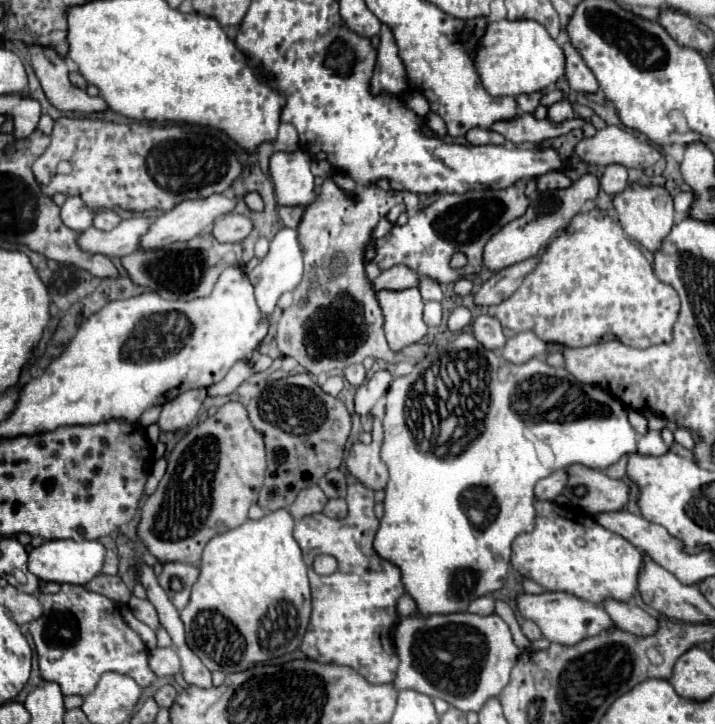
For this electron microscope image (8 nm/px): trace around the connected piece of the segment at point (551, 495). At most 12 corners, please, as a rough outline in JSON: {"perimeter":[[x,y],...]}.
{"perimeter":[[556,470],[536,484],[540,500],[554,500],[568,482],[568,472]]}

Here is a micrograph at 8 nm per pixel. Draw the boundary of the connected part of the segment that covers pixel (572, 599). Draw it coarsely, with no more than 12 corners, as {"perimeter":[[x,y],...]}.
{"perimeter":[[566,592],[520,594],[544,638],[574,646],[612,630],[602,606]]}

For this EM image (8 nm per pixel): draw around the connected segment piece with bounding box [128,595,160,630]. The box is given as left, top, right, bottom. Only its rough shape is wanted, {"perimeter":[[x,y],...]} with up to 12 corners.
{"perimeter":[[132,595],[128,606],[140,622],[160,628],[150,600]]}

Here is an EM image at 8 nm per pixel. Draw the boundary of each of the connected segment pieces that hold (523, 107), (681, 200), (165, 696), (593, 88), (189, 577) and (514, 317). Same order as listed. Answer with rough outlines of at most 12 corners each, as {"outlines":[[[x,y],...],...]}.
{"outlines":[[[540,92],[516,96],[520,112],[534,112]],[[690,192],[678,193],[673,198],[675,220],[687,213],[692,204]],[[162,686],[156,692],[158,706],[170,708],[176,690],[174,686]],[[564,46],[570,88],[598,92],[596,76],[572,48]],[[170,562],[158,582],[182,610],[198,578],[196,566]],[[590,208],[504,302],[508,338],[672,340],[680,300]]]}

